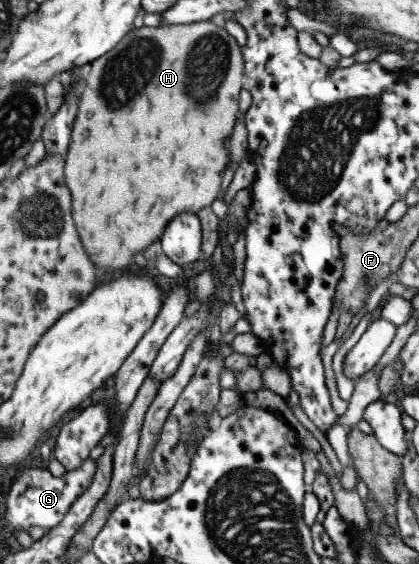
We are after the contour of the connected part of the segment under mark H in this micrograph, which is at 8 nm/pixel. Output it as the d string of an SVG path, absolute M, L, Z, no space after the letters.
M197 21L189 24L167 24L157 27L143 25L137 29L132 28L109 52L92 60L84 68L83 85L78 96L77 114L72 122L69 140L69 150L64 156L65 186L69 186L71 196L71 218L75 222L77 234L83 242L83 248L87 250L89 260L99 266L97 276L111 274L111 272L124 271L131 264L131 254L137 250L143 250L149 246L155 238L161 236L165 224L175 215L181 212L197 214L197 210L211 206L216 201L219 193L222 175L226 170L230 159L228 150L223 146L223 140L227 142L233 132L235 113L237 112L237 98L242 88L243 59L240 46L236 40L227 34L224 27L216 26L211 21Z

